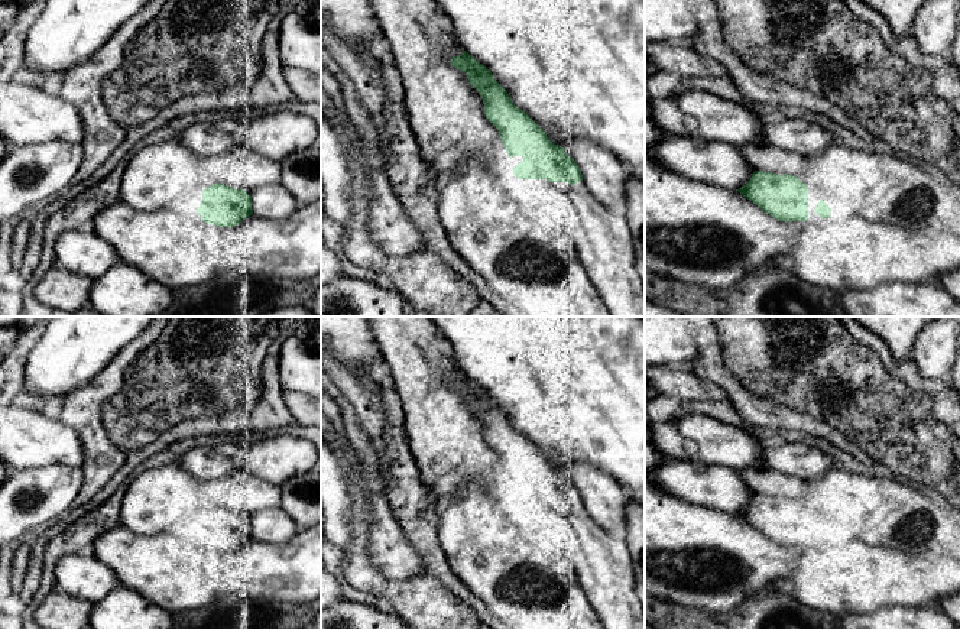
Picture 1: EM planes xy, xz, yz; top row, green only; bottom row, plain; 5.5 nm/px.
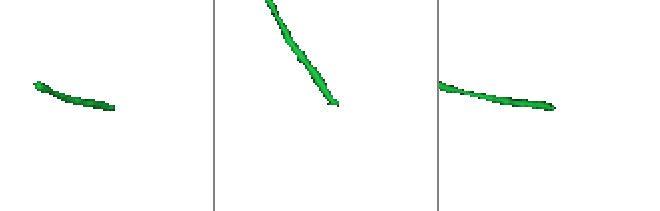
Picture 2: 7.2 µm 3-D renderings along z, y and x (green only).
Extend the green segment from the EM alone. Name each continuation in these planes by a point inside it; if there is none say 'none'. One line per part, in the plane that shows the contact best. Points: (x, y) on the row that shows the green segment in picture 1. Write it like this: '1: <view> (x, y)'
1: xz (602, 236)

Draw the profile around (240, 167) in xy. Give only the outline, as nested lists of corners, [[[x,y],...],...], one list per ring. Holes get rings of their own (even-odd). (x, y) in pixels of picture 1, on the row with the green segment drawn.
[[[240,143],[221,155],[202,156],[202,169],[220,184],[253,191],[266,184],[280,182],[279,162]]]

